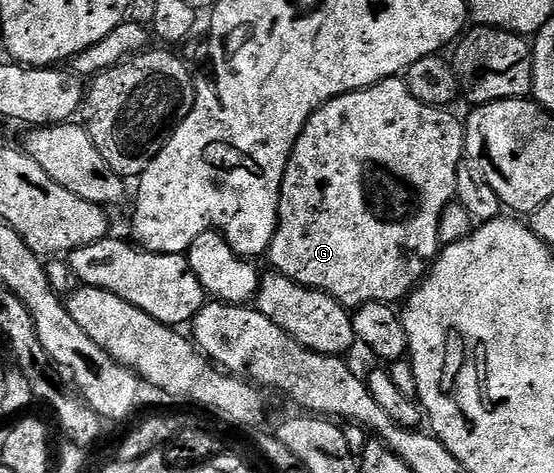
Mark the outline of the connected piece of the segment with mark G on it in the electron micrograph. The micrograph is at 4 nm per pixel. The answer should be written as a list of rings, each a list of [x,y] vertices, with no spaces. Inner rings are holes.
[[[401,77],[385,79],[362,91],[352,91],[324,103],[306,121],[305,128],[289,155],[289,164],[285,167],[285,176],[281,182],[281,200],[277,210],[277,232],[274,233],[274,239],[267,252],[267,259],[273,262],[272,270],[278,275],[286,275],[291,281],[304,287],[325,291],[347,309],[356,309],[365,303],[393,305],[396,304],[396,299],[404,300],[425,278],[442,248],[439,241],[439,217],[443,217],[443,209],[447,204],[454,202],[457,193],[457,171],[465,153],[465,128],[462,120],[457,120],[453,113],[444,107],[432,107],[423,105],[423,101],[415,101],[404,78]]]

